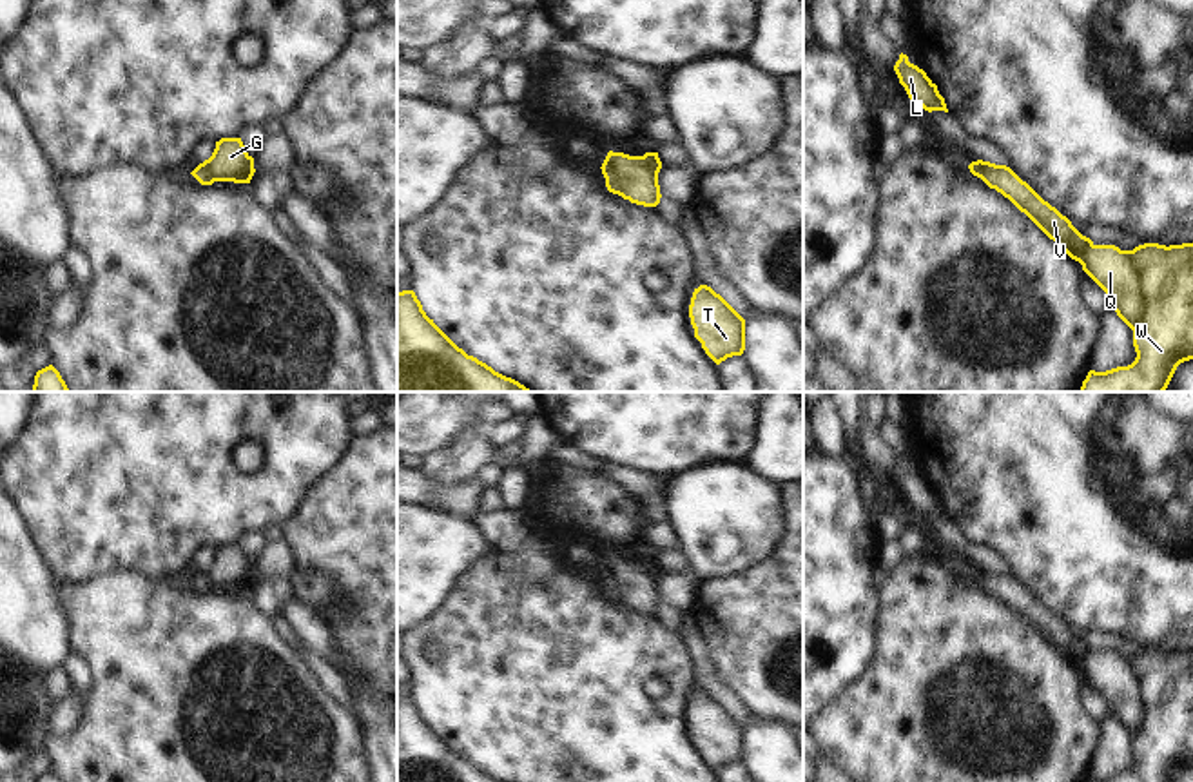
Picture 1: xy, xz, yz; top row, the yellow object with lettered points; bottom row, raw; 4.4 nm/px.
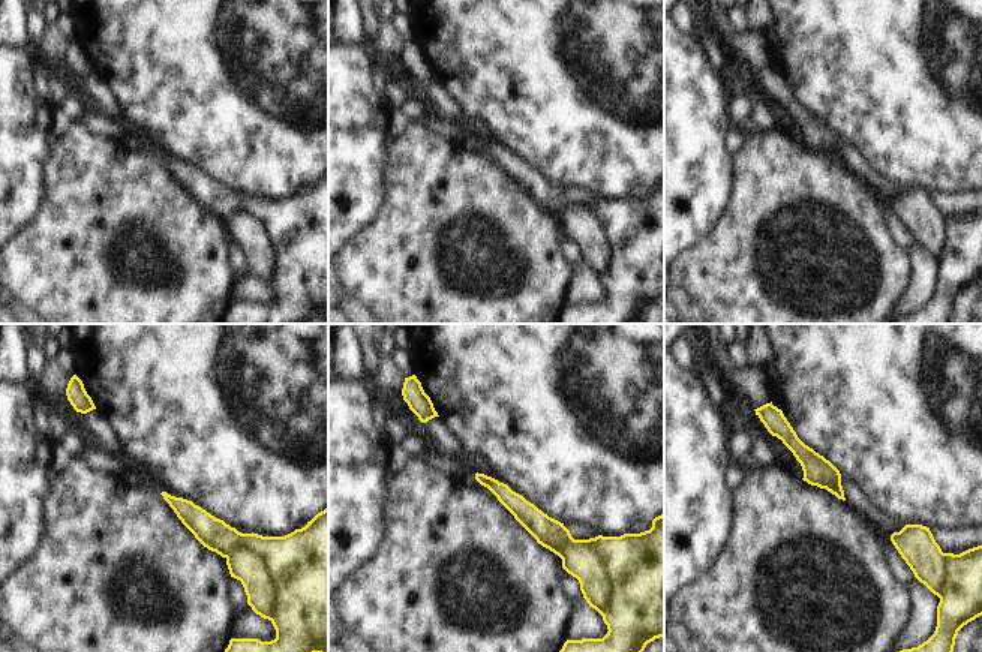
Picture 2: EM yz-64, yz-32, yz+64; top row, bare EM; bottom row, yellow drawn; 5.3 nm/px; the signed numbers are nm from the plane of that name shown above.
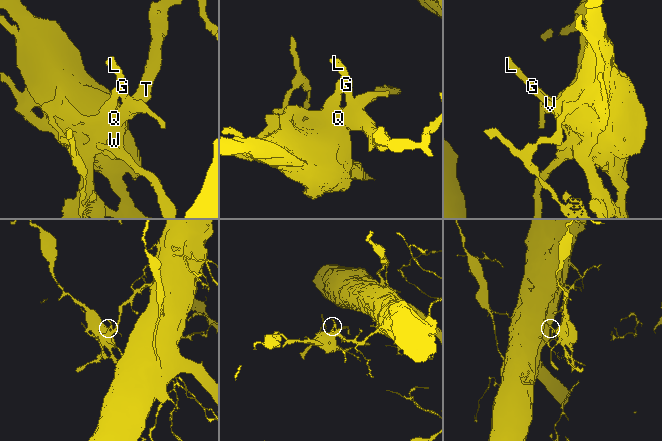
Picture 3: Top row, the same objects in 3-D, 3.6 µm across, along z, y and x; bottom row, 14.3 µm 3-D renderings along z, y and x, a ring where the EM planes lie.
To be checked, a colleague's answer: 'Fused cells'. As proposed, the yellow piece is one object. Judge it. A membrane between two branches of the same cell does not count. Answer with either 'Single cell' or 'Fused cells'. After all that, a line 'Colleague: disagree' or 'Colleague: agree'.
Fused cells.
Colleague: agree

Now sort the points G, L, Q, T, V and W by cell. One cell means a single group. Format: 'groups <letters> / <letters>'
groups G L Q T / V W

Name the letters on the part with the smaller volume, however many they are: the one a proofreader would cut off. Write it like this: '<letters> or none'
V, W

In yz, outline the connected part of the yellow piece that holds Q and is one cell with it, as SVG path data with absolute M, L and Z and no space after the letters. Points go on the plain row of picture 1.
M1091 651L1082 677L1106 699L1117 722L1135 737L1144 724L1144 700L1126 659L1115 651Z

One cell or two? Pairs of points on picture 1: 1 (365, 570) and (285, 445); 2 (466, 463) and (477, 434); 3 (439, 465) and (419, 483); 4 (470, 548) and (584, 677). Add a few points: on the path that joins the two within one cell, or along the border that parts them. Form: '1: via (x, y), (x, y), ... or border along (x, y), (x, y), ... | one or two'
1: border along (343, 459), (312, 488), (301, 508), (287, 523) | two
2: via (466, 456), (474, 441) | one
3: border along (423, 467), (450, 487), (472, 481) | two
4: border along (494, 548), (452, 592) | two

